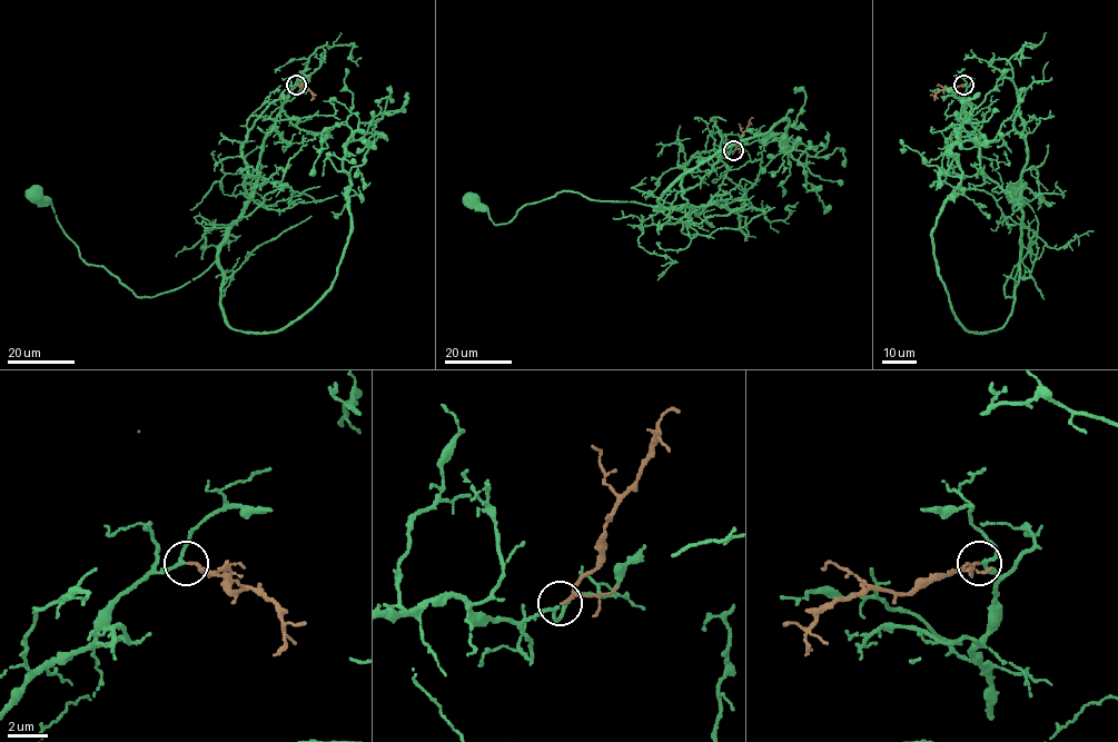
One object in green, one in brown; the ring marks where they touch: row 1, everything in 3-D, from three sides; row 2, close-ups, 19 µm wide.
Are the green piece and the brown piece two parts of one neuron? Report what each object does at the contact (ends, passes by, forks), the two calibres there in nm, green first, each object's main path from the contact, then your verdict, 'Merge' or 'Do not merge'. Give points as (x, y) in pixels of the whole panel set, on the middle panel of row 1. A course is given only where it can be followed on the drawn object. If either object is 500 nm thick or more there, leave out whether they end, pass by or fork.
At the ring green passes by. At the ring brown passes by. Thickness 160 nm (green) against 120 nm. Course of green: (733, 150), (696, 152), (680, 166), (686, 203), (680, 209), (561, 190), (496, 225), (472, 200). Course of brown: (733, 150), (753, 118). Merge

